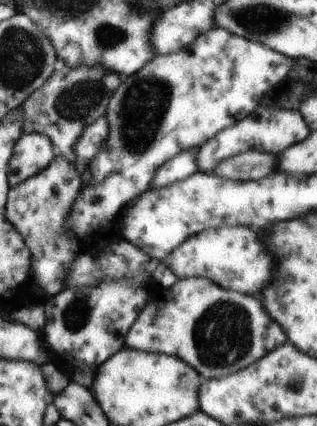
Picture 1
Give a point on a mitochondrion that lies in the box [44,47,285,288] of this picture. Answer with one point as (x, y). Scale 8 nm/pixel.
(143, 112)

